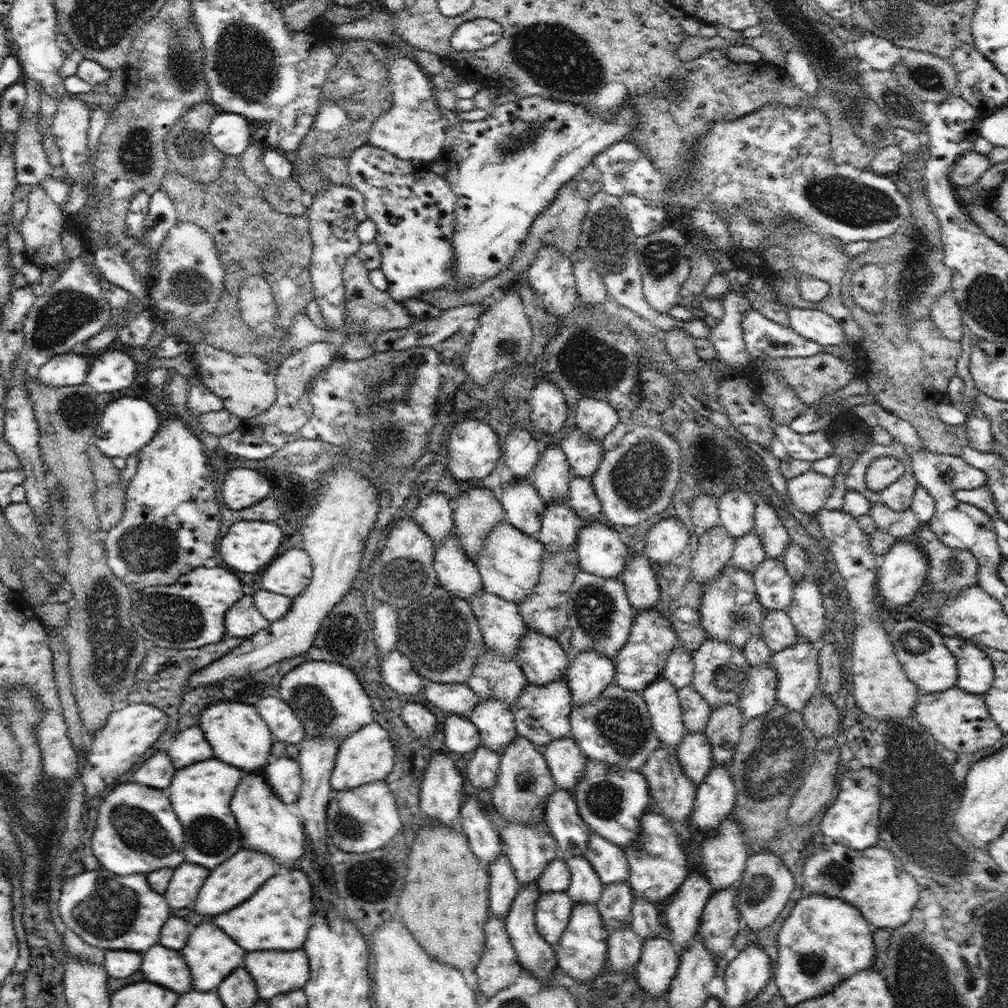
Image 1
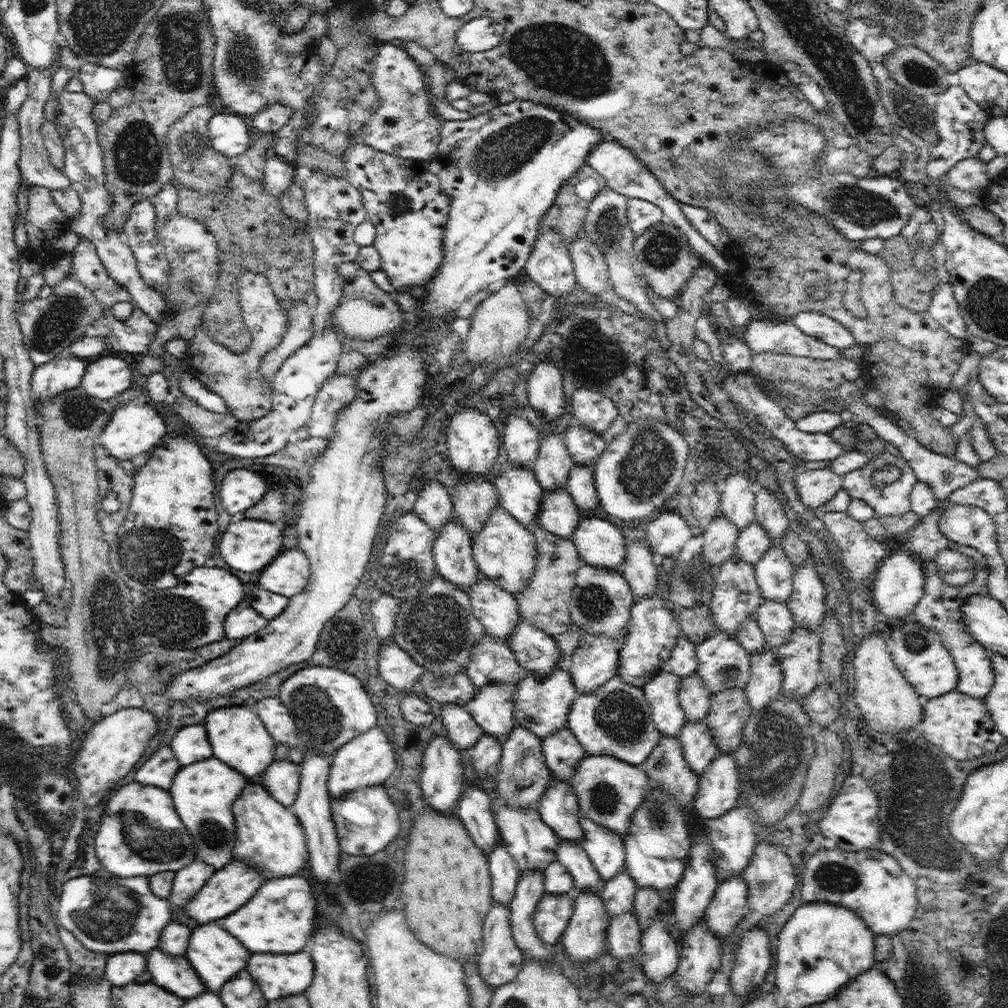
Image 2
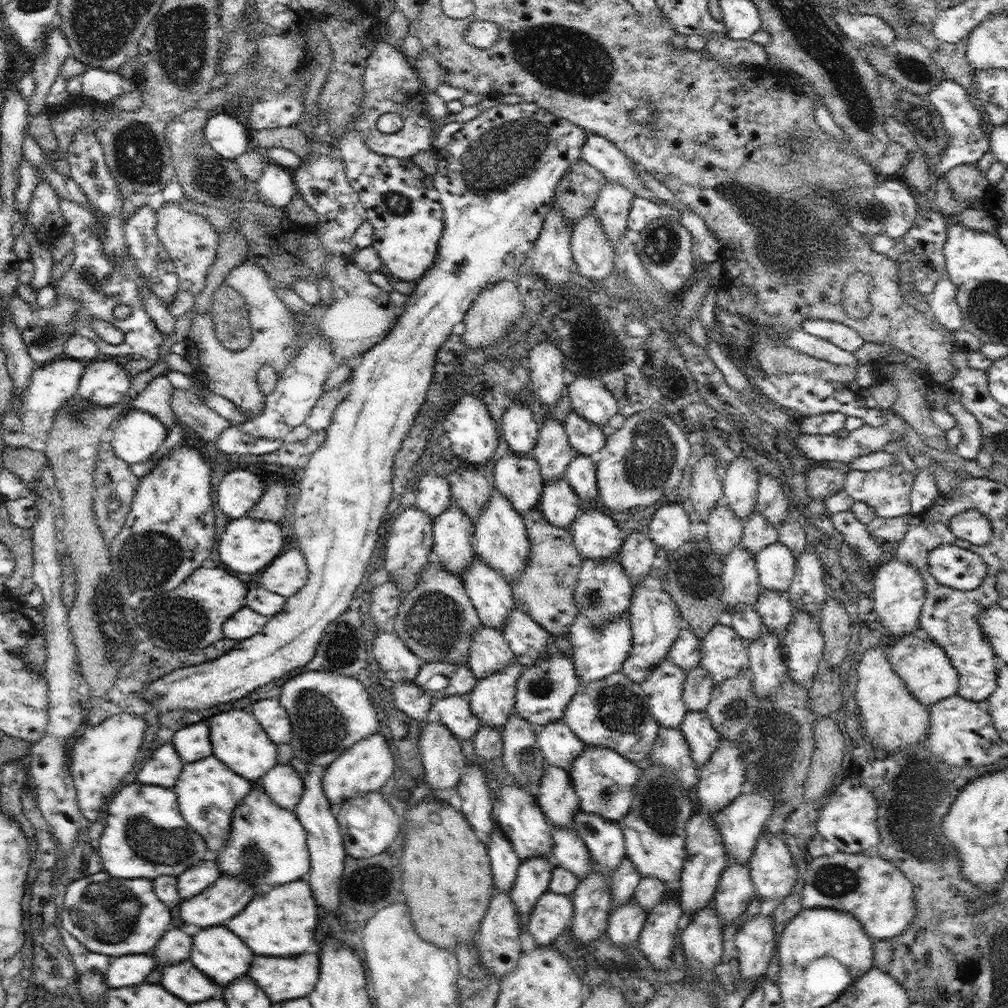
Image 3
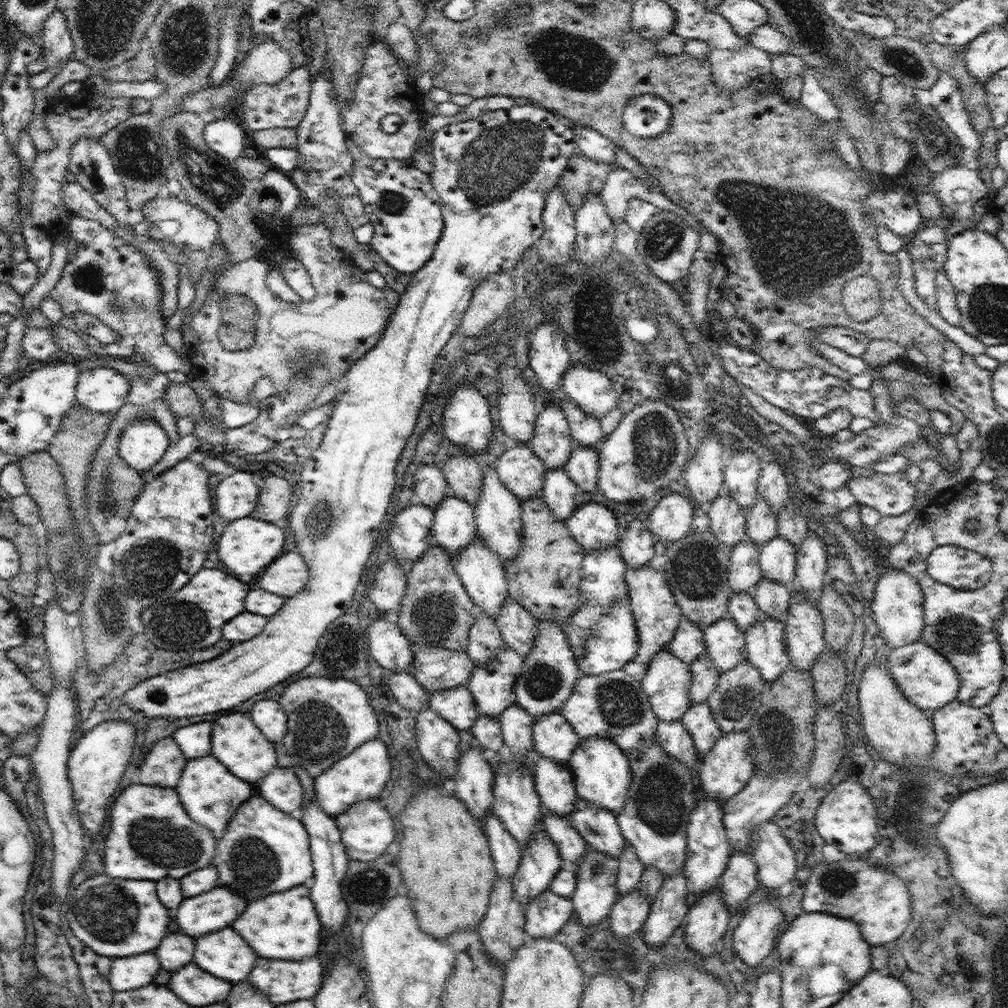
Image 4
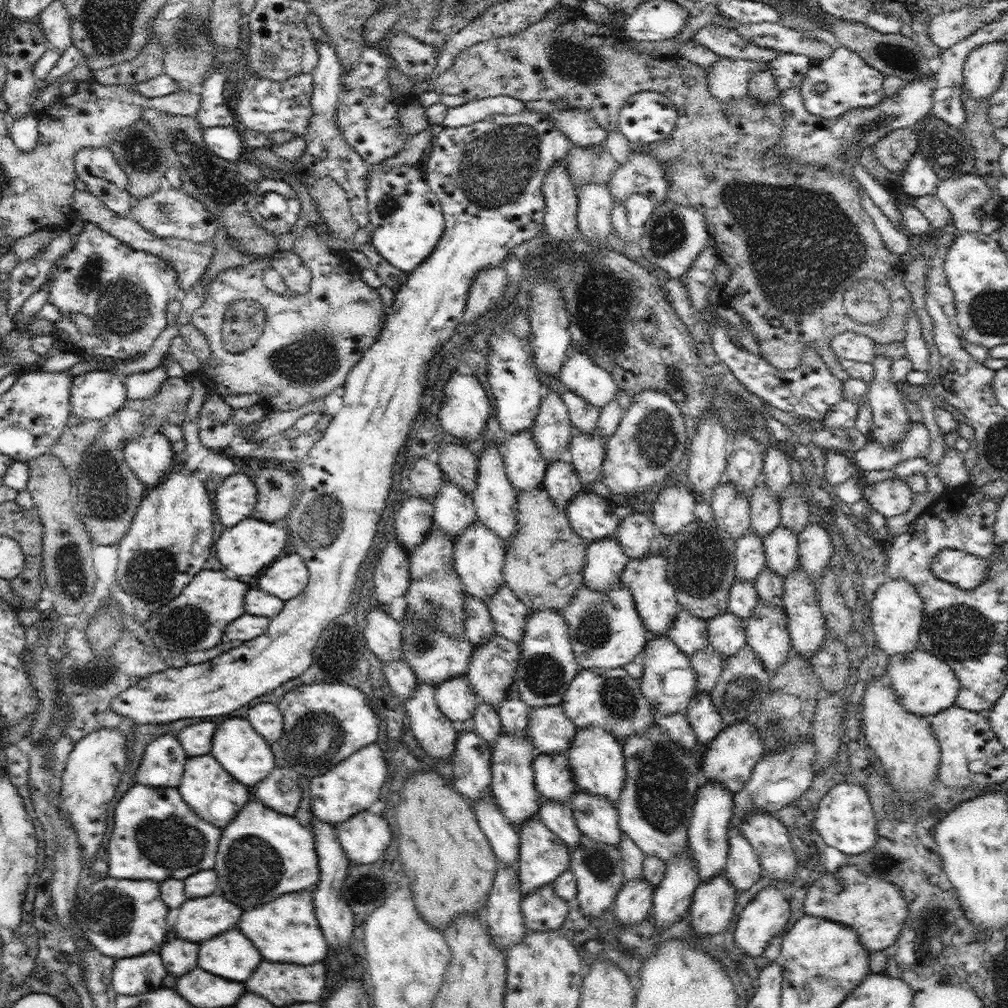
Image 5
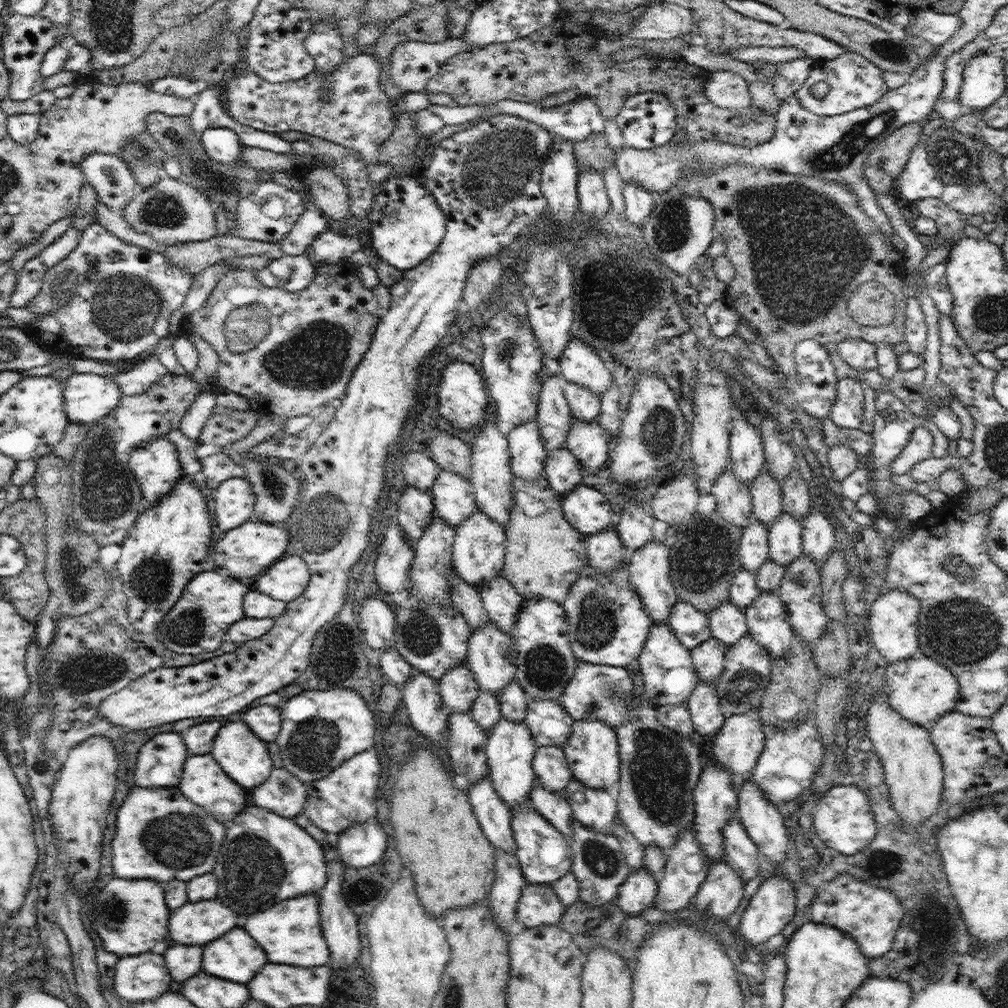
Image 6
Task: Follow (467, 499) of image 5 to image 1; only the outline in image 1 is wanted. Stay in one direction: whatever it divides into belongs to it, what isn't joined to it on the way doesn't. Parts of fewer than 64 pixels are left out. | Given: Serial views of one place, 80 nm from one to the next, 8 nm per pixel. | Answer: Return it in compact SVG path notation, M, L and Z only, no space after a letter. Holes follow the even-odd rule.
M454 533L446 537L435 549L433 567L438 584L442 585L452 598L462 598L470 602L478 594L483 584L478 567L467 557Z

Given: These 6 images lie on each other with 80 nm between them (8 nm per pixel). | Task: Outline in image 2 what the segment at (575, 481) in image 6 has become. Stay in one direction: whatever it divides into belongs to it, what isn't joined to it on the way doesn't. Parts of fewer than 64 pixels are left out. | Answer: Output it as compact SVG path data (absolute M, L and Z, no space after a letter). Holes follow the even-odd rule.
M566 487L545 492L541 502L539 522L542 528L556 536L570 539L580 524L580 511Z

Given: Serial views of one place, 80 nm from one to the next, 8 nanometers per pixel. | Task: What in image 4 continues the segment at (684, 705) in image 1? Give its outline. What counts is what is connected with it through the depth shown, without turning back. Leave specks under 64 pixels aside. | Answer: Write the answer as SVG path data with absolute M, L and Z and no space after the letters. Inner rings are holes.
M706 654L700 655L691 662L691 673L693 681L690 687L691 704L701 703L707 700L712 691L718 686L719 672L712 664L712 661L706 657Z

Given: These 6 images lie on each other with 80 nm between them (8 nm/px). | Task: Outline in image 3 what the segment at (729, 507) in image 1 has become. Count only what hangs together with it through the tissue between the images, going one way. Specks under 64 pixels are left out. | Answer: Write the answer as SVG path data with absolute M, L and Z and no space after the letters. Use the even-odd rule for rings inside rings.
M738 458L722 475L723 500L743 522L748 520L757 506L759 476L750 460Z

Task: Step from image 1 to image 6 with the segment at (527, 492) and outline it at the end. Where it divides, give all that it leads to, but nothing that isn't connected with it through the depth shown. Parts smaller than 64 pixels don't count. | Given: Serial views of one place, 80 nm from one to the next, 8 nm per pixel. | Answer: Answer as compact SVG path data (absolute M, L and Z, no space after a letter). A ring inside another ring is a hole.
M528 419L513 428L508 434L510 470L514 477L532 482L544 471L547 452L541 437L538 421Z

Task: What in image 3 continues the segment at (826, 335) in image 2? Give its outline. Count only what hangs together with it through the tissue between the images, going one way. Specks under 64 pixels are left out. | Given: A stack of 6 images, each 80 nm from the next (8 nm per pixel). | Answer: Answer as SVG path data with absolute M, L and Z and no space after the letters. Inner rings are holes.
M807 318L801 328L808 334L817 336L819 339L831 342L842 350L854 353L864 343L864 338L856 330L841 322L820 320L819 318Z

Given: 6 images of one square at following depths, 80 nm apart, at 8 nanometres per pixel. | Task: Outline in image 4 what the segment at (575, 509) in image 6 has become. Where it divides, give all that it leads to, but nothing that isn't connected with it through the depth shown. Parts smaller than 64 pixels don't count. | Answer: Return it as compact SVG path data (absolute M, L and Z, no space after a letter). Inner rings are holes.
M594 497L581 499L574 514L566 521L569 533L586 553L618 546L621 528L614 511Z

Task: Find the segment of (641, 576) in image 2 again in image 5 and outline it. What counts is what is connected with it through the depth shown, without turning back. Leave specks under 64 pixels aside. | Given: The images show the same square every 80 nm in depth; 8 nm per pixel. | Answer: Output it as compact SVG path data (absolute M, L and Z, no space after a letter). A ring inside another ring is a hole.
M638 512L621 521L616 537L630 559L641 559L652 551L655 542L654 529L651 518Z

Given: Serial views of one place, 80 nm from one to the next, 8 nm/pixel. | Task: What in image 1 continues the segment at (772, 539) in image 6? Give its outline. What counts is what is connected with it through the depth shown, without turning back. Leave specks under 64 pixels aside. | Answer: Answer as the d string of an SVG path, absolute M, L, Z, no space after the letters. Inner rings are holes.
M766 557L752 575L762 607L768 611L786 610L793 598L795 582L787 573L783 557Z

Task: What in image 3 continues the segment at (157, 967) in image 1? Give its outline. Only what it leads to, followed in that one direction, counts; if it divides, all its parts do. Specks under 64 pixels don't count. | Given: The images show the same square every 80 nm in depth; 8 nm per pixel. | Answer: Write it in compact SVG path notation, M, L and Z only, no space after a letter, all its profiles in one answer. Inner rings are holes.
M190 960L178 962L174 966L160 966L160 968L162 968L162 980L159 984L188 1004L208 1000L220 988L216 986L216 982L212 982L208 976L196 970L196 966L192 966Z

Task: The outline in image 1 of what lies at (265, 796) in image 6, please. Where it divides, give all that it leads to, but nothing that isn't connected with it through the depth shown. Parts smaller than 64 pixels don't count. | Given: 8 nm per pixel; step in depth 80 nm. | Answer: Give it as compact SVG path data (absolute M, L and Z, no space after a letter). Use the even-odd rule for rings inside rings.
M277 758L274 762L266 766L264 774L267 783L273 787L276 796L284 804L297 802L299 792L301 791L301 770L296 759Z

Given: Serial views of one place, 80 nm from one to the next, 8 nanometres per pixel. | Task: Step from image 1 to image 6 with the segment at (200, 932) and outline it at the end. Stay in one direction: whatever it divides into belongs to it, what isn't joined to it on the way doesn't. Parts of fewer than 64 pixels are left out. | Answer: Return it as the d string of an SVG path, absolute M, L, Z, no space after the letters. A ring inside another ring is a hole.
M232 928L220 940L204 946L204 972L246 984L268 962L264 950L244 928Z

